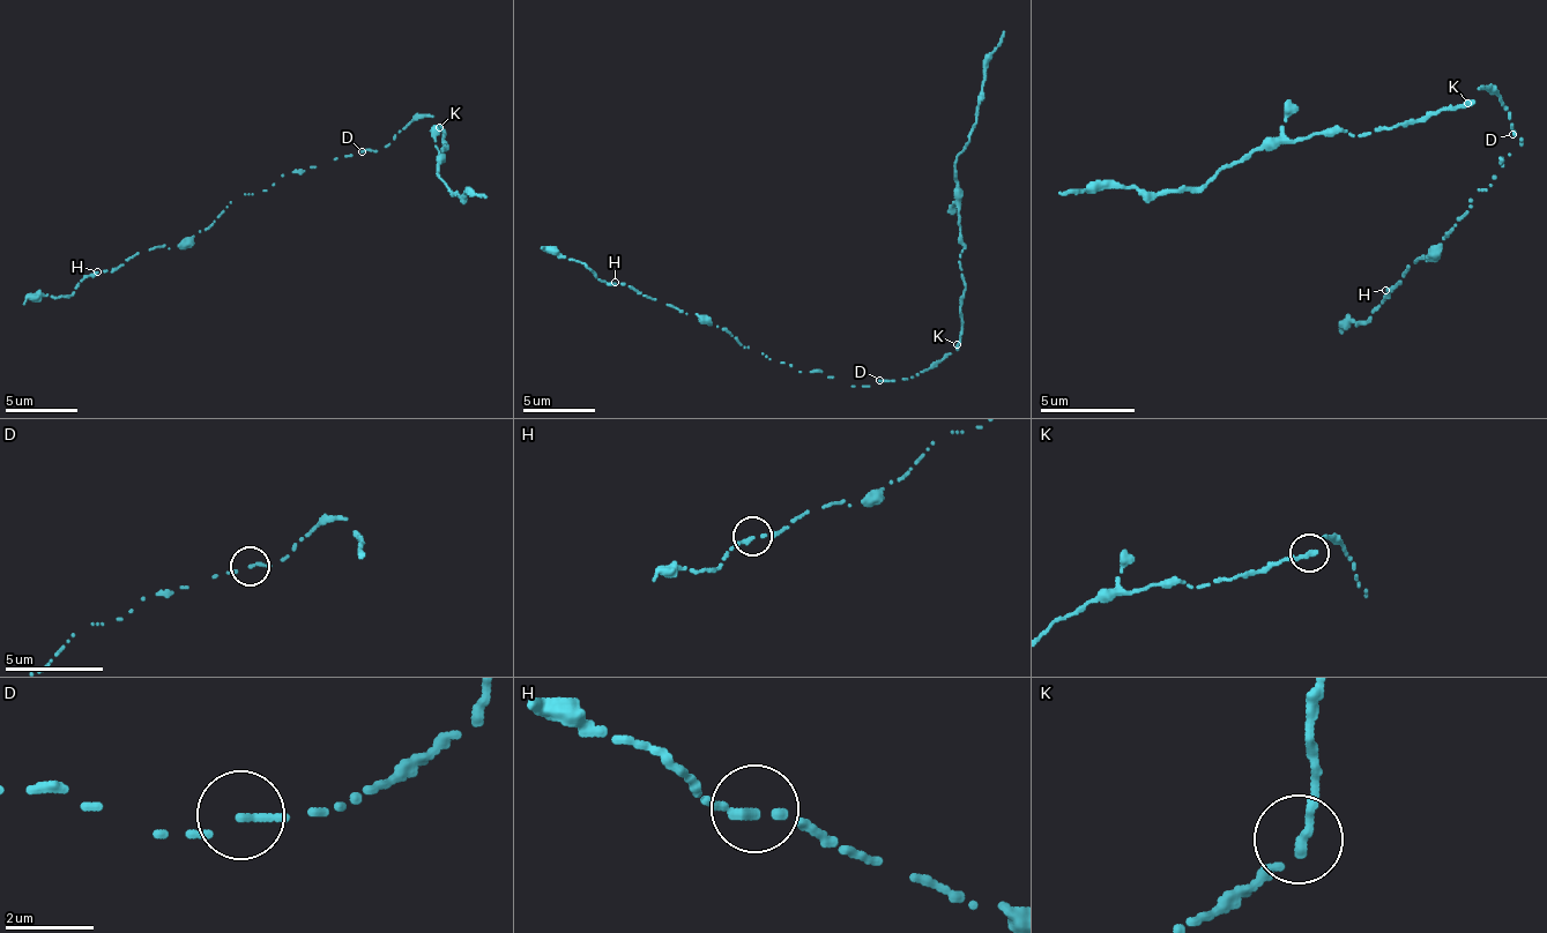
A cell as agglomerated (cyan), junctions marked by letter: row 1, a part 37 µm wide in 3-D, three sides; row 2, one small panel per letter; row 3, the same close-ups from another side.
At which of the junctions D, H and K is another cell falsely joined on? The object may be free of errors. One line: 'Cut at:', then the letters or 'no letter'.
Cut at: no letter

